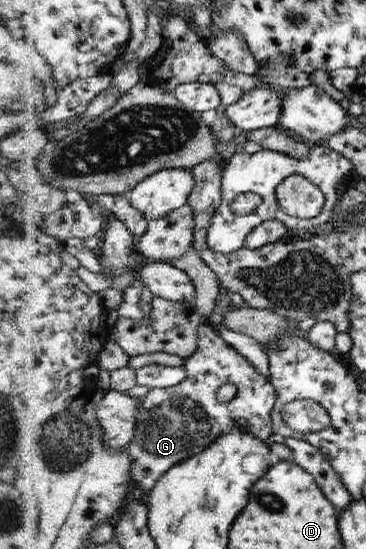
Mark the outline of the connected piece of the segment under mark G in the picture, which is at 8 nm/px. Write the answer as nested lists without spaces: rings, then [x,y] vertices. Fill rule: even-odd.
[[[211,323],[201,324],[199,337],[197,352],[183,357],[188,378],[175,387],[150,390],[139,412],[136,437],[129,446],[133,457],[132,475],[150,490],[171,469],[205,452],[235,427],[249,429],[249,434],[261,439],[270,439],[275,431],[272,417],[277,393],[272,379],[259,373],[251,359],[227,343]],[[227,383],[237,385],[237,394],[231,401],[220,403],[217,393]]]

